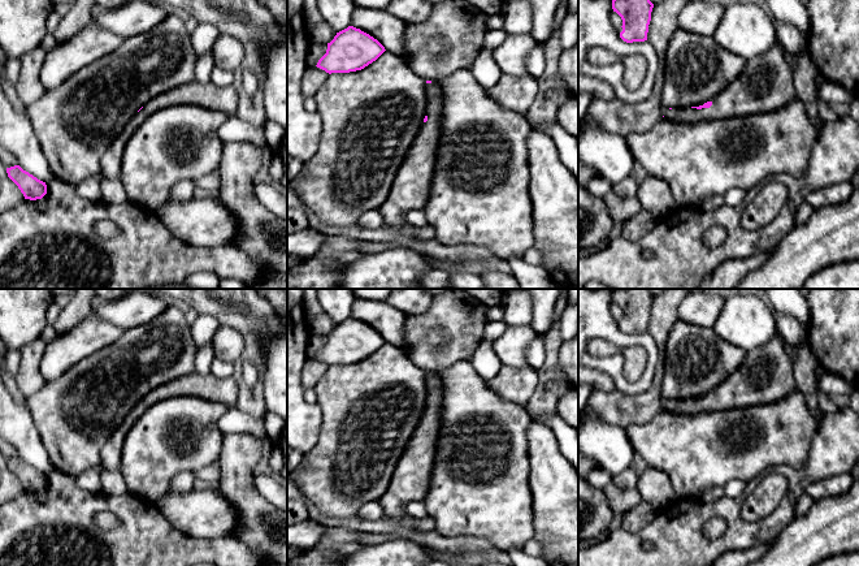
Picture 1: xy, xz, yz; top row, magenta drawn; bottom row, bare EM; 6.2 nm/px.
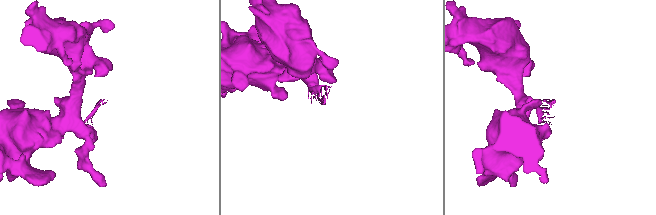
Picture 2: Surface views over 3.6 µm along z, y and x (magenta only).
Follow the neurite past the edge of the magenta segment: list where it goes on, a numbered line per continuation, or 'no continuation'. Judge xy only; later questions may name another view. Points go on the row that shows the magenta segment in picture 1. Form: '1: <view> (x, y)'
1: xy (225, 99)

